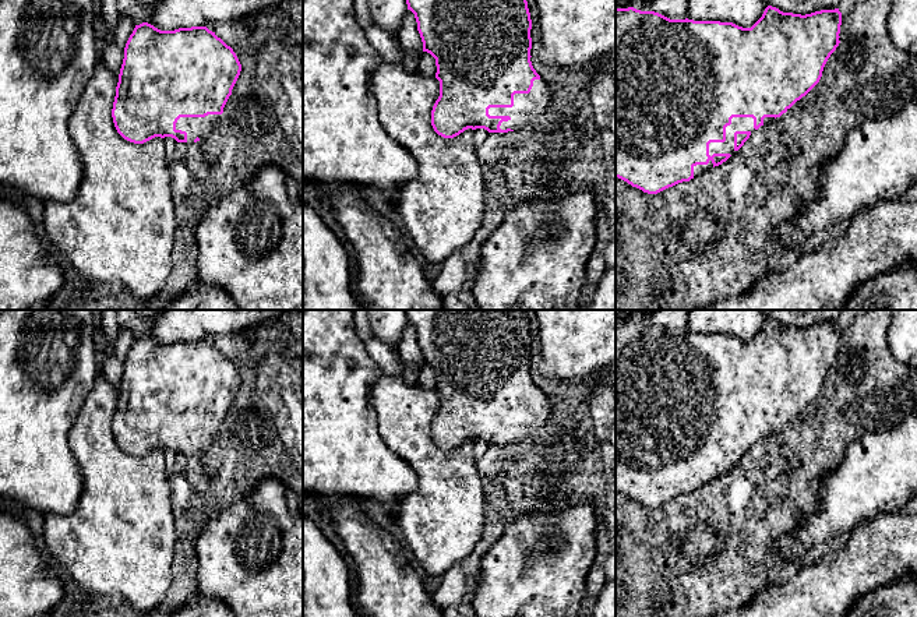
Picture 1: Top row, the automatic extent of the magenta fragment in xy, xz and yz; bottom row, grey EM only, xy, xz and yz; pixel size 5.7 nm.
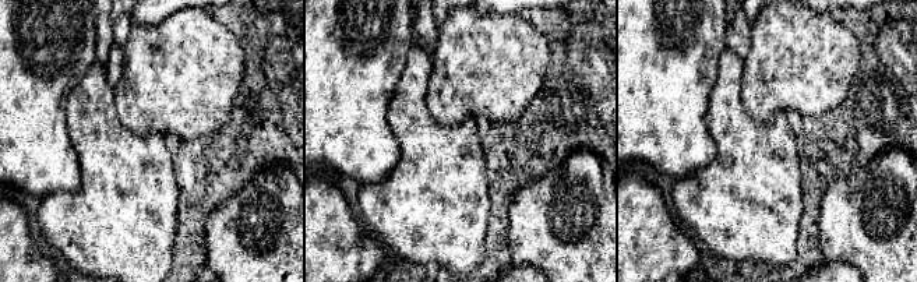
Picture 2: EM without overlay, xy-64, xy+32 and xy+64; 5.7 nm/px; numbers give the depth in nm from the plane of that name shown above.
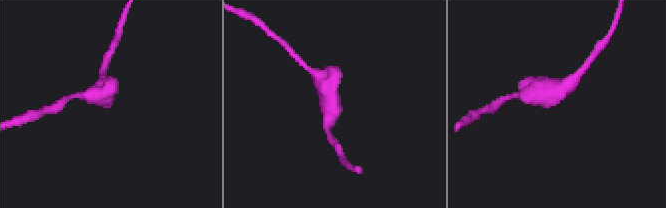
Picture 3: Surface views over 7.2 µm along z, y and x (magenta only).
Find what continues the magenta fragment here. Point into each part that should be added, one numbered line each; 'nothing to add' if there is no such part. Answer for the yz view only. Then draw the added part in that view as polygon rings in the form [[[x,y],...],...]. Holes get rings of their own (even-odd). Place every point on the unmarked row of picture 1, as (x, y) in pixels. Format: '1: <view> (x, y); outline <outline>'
1: yz (737, 436); outline [[[733,430],[731,437],[726,440],[726,454],[724,455],[710,455],[709,468],[713,466],[730,466],[734,463],[734,445],[736,444],[754,444],[754,431],[752,430]]]

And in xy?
1: xy (200, 440); outline [[[208,427],[205,430],[180,430],[176,436],[176,443],[187,445],[187,455],[194,455],[198,449],[205,451],[212,445],[219,436],[221,427]]]

